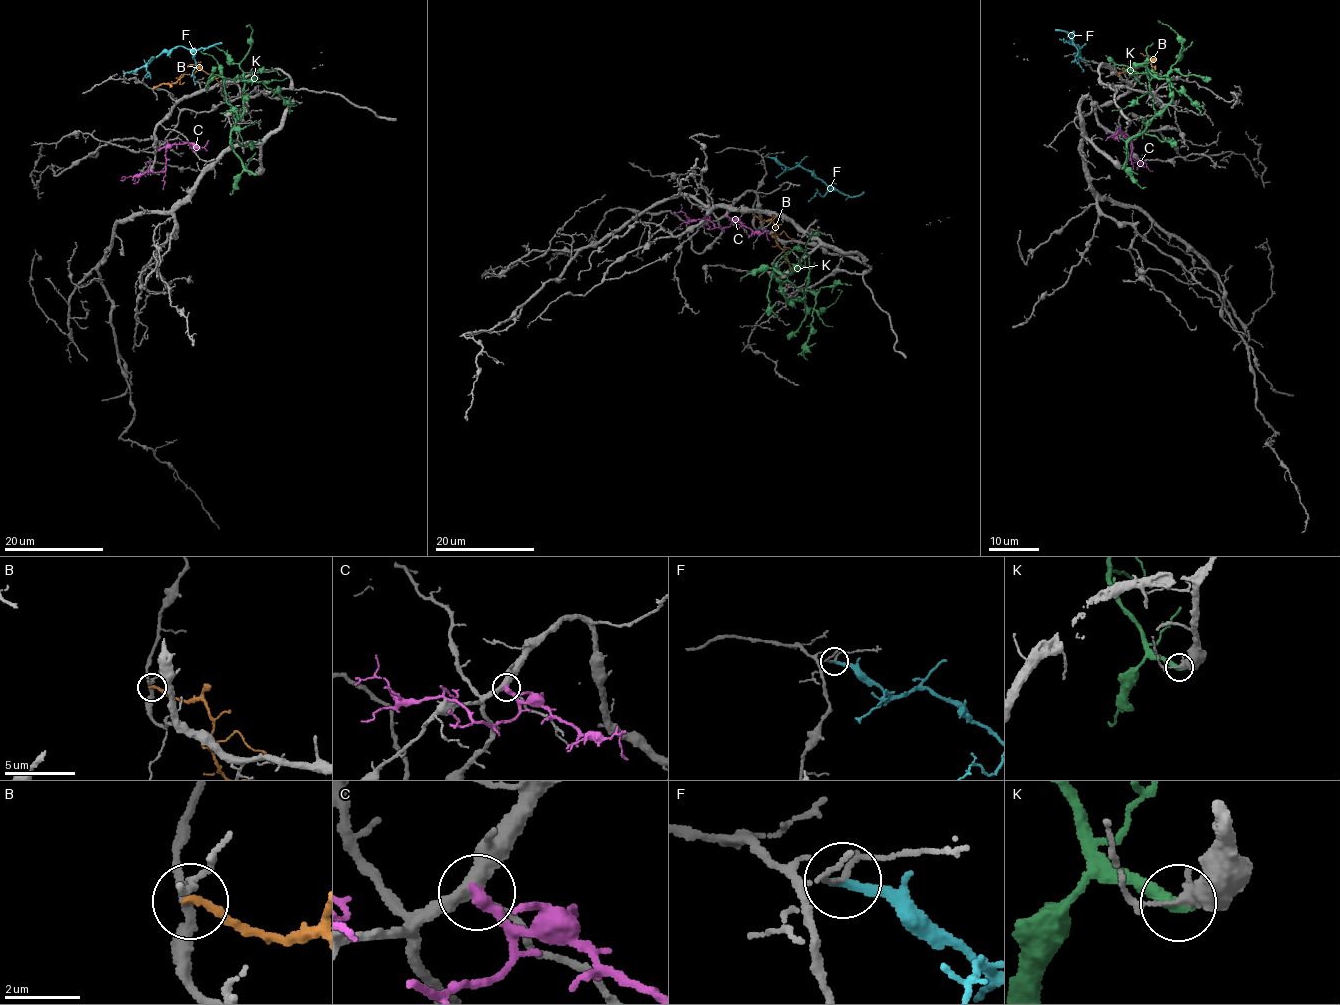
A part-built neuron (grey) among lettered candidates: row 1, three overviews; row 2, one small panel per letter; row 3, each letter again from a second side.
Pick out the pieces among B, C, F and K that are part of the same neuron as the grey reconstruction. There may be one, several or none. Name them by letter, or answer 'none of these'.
none of these

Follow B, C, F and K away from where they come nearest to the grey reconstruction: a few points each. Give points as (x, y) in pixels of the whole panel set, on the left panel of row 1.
B: (153, 88), (173, 82), (190, 65), (214, 78), (222, 74)
C: (158, 150), (166, 149), (165, 170), (145, 171), (120, 181)
F: (125, 73), (133, 72), (173, 48), (182, 46), (192, 55), (195, 84)
K: (255, 173), (243, 164), (232, 148), (230, 137), (244, 108), (244, 80), (262, 82), (290, 105), (296, 104)

